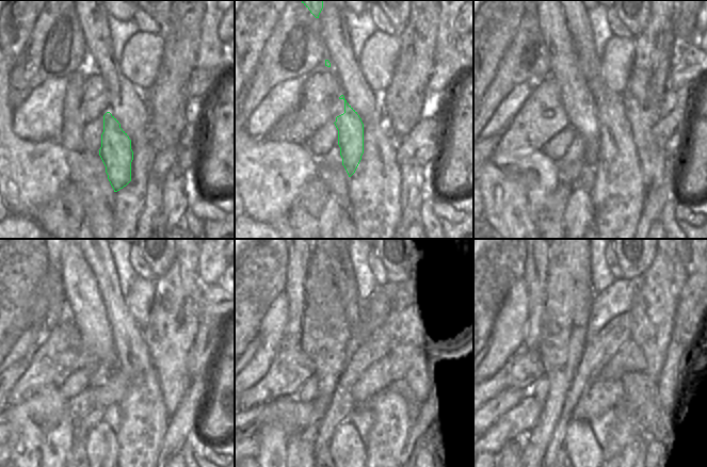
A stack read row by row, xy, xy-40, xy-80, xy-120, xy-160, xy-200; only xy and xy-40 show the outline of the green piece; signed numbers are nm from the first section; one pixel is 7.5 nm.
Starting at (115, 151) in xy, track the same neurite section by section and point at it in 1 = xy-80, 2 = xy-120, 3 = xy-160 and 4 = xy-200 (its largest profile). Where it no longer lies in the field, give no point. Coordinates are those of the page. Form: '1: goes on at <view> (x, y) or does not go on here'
1: goes on at xy-80 (565, 68)
2: goes on at xy-120 (84, 306)
3: goes on at xy-160 (323, 306)
4: goes on at xy-200 (560, 309)

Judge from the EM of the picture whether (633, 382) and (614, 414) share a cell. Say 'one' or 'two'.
two

